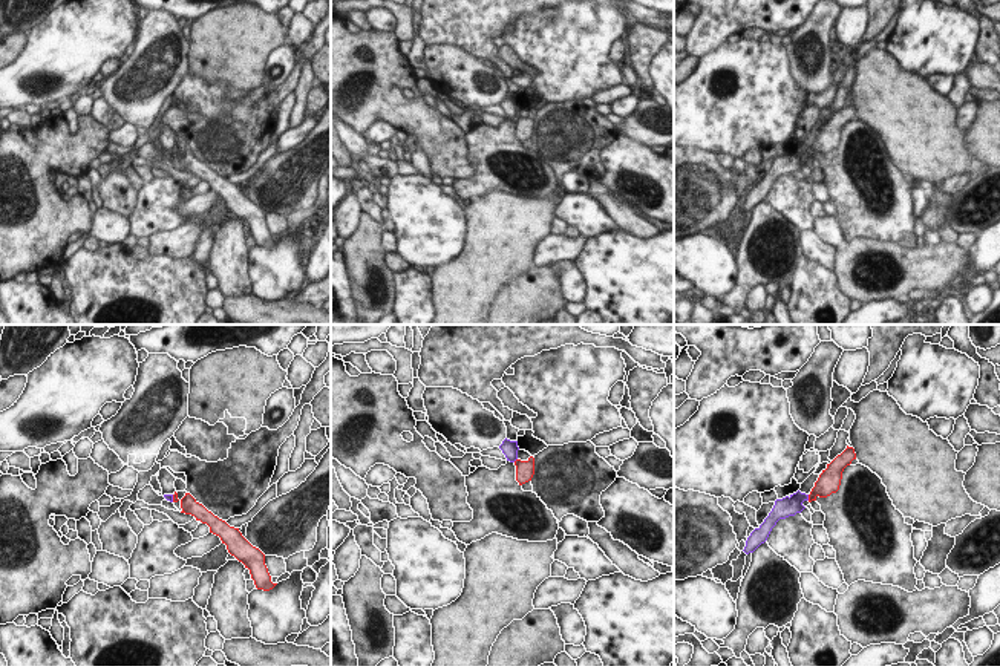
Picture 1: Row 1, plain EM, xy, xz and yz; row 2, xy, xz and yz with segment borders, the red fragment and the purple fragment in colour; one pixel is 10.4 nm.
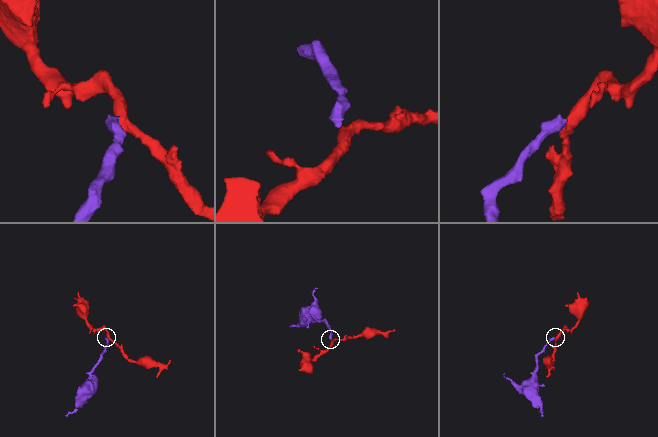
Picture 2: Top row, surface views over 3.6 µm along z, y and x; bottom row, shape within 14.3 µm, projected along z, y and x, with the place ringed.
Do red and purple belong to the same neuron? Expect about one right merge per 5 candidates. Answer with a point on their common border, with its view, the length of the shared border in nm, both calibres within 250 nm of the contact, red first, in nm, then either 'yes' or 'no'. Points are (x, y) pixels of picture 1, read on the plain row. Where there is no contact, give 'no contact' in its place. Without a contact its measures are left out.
meets red in yz at (809, 155); contact 70 nm long; 240 nm thick on the red side, 190 nm on the other; no

